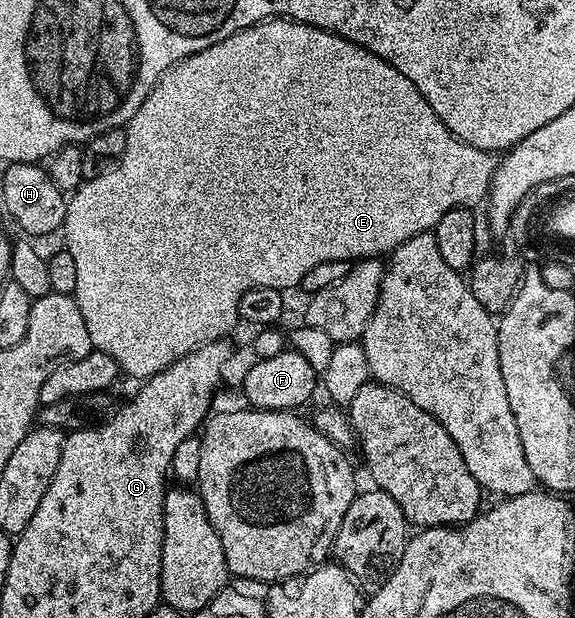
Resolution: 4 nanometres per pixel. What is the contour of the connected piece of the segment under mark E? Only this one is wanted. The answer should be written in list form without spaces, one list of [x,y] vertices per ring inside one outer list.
[[[288,18],[260,20],[258,24],[253,24],[249,28],[244,28],[227,38],[223,38],[223,42],[215,42],[215,46],[207,46],[207,50],[199,50],[187,57],[186,60],[180,60],[178,64],[174,64],[172,68],[167,69],[162,74],[159,82],[151,90],[151,94],[147,94],[147,98],[139,106],[139,110],[135,110],[135,114],[129,117],[124,129],[125,149],[121,157],[118,158],[117,164],[111,166],[111,170],[99,174],[99,178],[85,179],[74,192],[68,193],[65,201],[67,214],[63,225],[63,233],[65,232],[63,248],[64,251],[71,254],[71,258],[75,261],[75,290],[72,297],[76,300],[79,310],[83,314],[83,322],[87,322],[87,334],[91,334],[94,349],[103,354],[111,354],[111,358],[115,358],[118,369],[124,375],[126,372],[127,375],[134,376],[137,382],[144,382],[149,377],[159,374],[167,366],[171,366],[171,362],[183,358],[199,346],[209,344],[212,340],[228,337],[230,335],[228,332],[236,324],[239,324],[237,314],[239,298],[243,298],[243,294],[247,294],[247,290],[255,290],[255,286],[271,286],[282,290],[296,289],[307,270],[319,266],[319,262],[335,262],[336,260],[356,262],[369,257],[384,257],[403,242],[407,242],[407,238],[415,238],[415,234],[432,230],[439,222],[439,218],[443,218],[443,214],[447,214],[447,210],[473,208],[477,206],[480,200],[482,203],[488,195],[498,161],[498,157],[494,153],[479,150],[475,146],[463,142],[455,134],[451,134],[447,130],[447,126],[443,126],[439,114],[435,114],[435,110],[431,110],[431,106],[427,106],[427,98],[423,98],[423,94],[419,94],[419,90],[415,90],[415,82],[410,82],[405,75],[399,74],[399,70],[395,70],[395,66],[391,66],[383,58],[371,54],[371,50],[367,50],[358,44],[352,44],[347,38],[336,36],[333,32],[316,28],[310,24],[301,24],[297,20]]]

